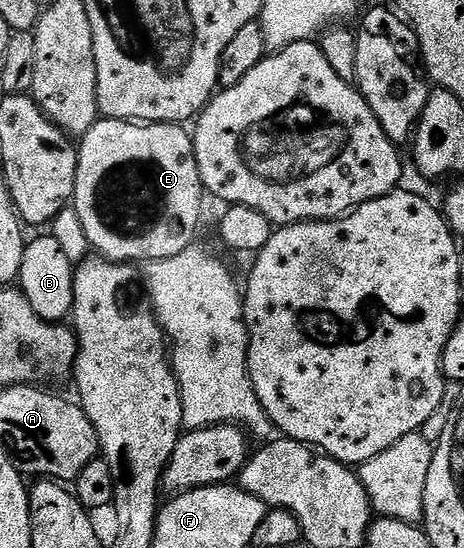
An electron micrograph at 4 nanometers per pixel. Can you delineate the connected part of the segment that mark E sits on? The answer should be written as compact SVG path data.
M100 117L99 121L89 128L89 132L82 135L78 143L79 163L77 164L77 180L75 181L75 196L73 209L77 216L81 216L81 228L85 228L88 247L98 252L102 257L112 262L126 262L128 264L150 264L157 260L165 260L169 256L177 256L177 252L185 252L196 241L195 229L199 226L199 217L203 214L203 198L205 191L203 181L199 175L197 160L195 159L195 144L190 133L183 131L179 124L140 124L125 122L122 118Z

